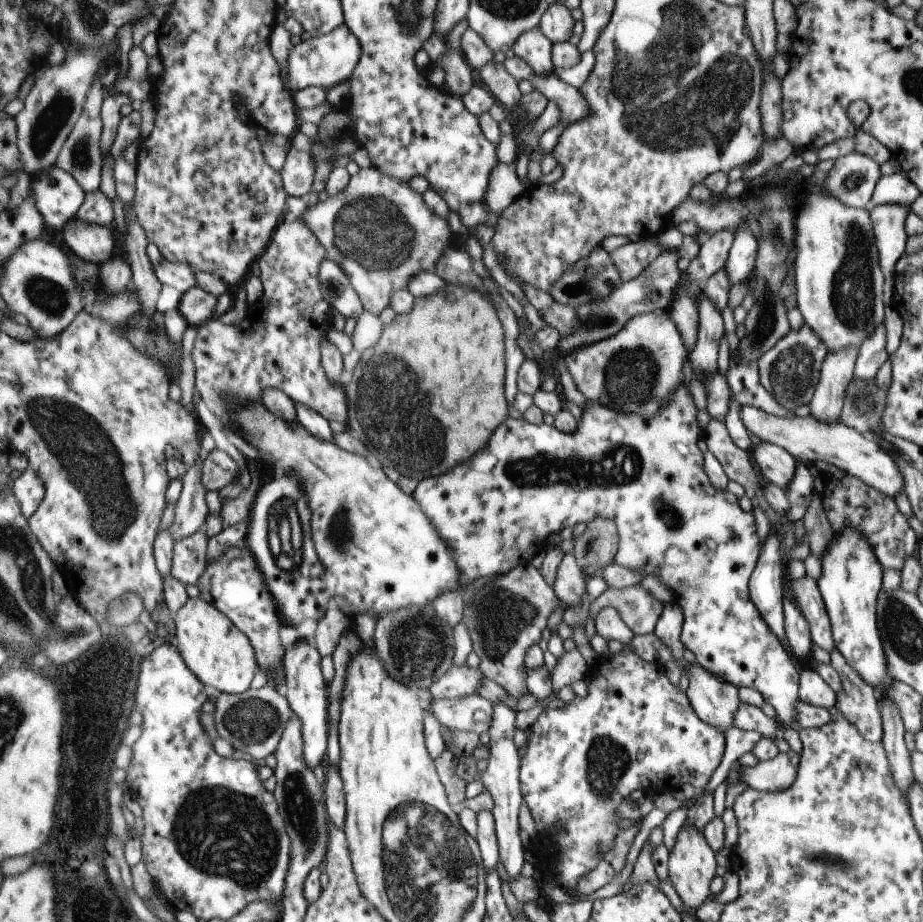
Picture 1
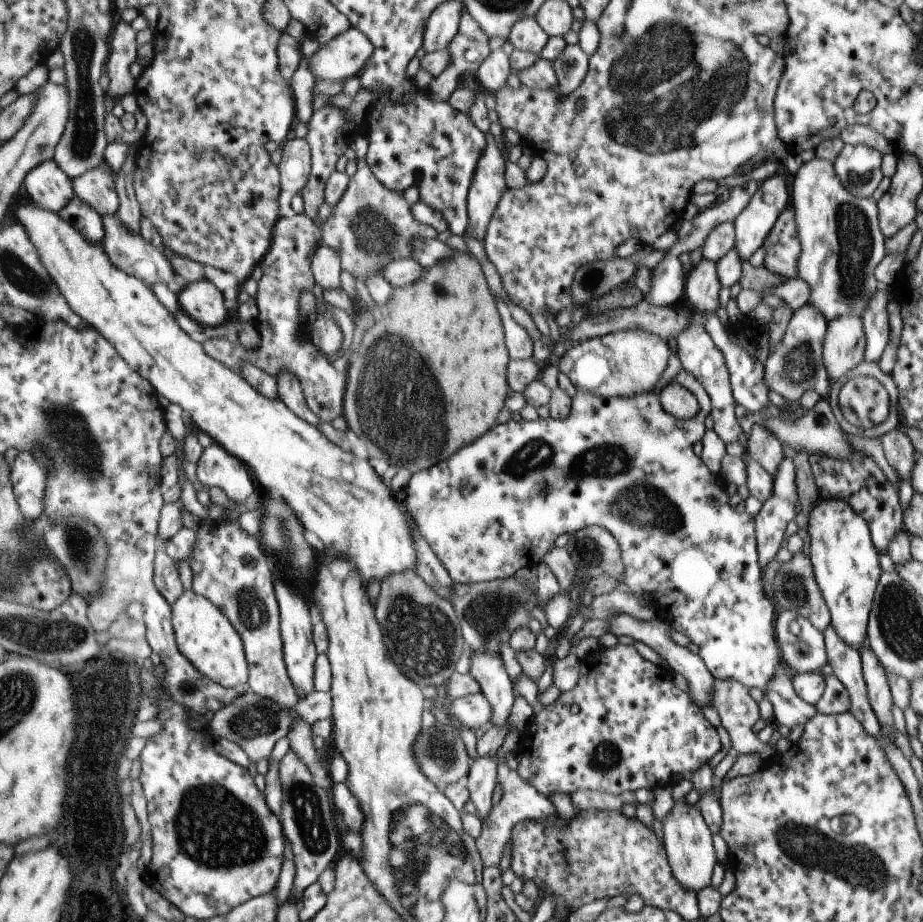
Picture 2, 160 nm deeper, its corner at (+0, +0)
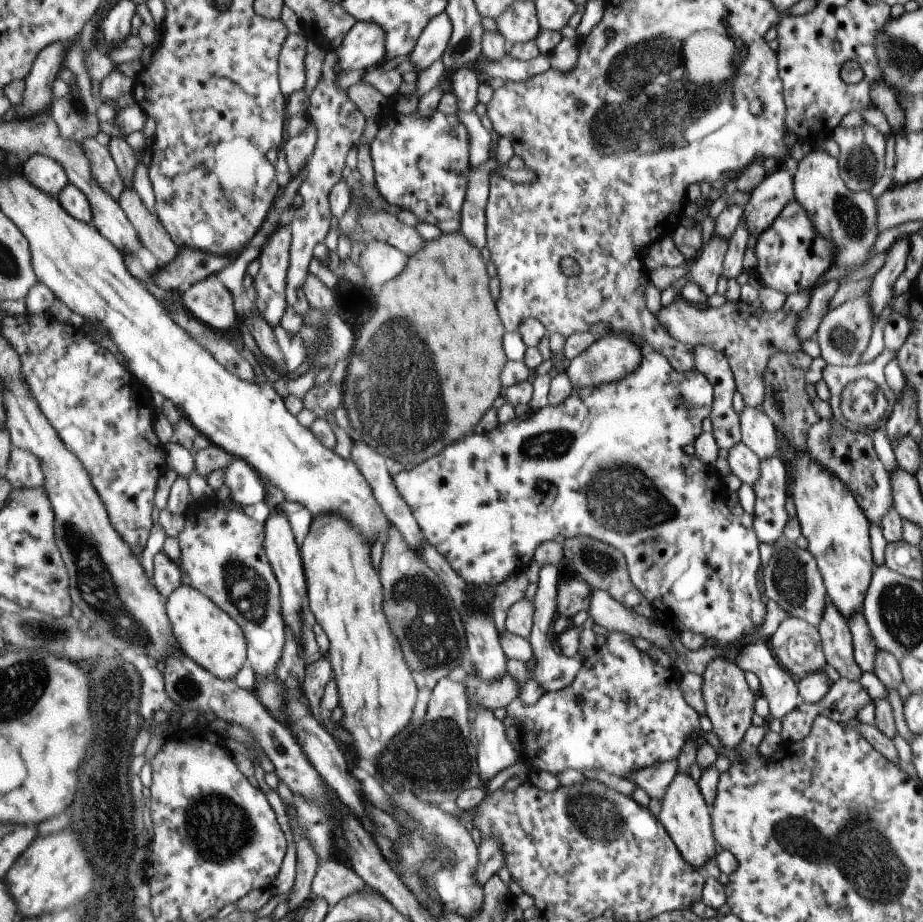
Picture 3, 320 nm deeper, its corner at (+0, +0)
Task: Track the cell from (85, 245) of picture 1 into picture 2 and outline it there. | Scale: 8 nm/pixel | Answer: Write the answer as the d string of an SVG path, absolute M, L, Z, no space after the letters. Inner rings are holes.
M75 195L59 212L91 242L103 243L105 227L100 212Z

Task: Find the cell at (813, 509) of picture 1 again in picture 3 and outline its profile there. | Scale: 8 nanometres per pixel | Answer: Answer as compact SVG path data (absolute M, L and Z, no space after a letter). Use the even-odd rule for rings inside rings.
M801 349L792 353L777 351L771 355L771 358L768 358L766 369L762 374L764 384L762 411L772 420L776 432L784 435L787 445L793 447L796 453L805 450L807 431L815 421L819 420L804 389L803 378L805 378L811 359Z

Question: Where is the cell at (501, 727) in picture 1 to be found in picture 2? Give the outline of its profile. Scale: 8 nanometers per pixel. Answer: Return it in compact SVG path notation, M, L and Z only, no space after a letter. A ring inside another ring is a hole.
M472 651L470 658L469 673L480 682L482 693L493 707L491 724L503 726L517 700L514 682L507 672L504 660L499 653L481 651Z

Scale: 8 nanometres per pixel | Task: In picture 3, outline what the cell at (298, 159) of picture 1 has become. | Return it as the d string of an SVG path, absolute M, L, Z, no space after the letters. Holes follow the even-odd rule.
M308 122L304 131L296 137L288 137L283 148L288 156L288 163L292 174L301 173L313 156L318 143L318 126L313 122Z

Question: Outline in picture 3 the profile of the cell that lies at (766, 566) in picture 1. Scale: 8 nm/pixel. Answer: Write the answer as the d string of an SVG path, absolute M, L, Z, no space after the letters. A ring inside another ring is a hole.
M769 457L758 461L759 476L752 484L755 495L751 523L759 543L775 542L783 536L791 508L785 503L786 466L782 460Z

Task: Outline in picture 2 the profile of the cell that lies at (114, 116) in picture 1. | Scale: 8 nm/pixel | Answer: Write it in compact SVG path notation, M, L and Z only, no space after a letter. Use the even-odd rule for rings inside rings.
M122 19L114 26L114 33L110 42L110 53L106 70L110 79L107 93L116 98L116 102L125 94L131 94L137 80L137 34L127 22Z

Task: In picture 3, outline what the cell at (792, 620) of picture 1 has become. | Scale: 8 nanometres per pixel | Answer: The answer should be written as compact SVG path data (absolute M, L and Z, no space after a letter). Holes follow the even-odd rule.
M789 616L766 641L795 682L806 674L822 671L826 665L818 630L804 620Z

